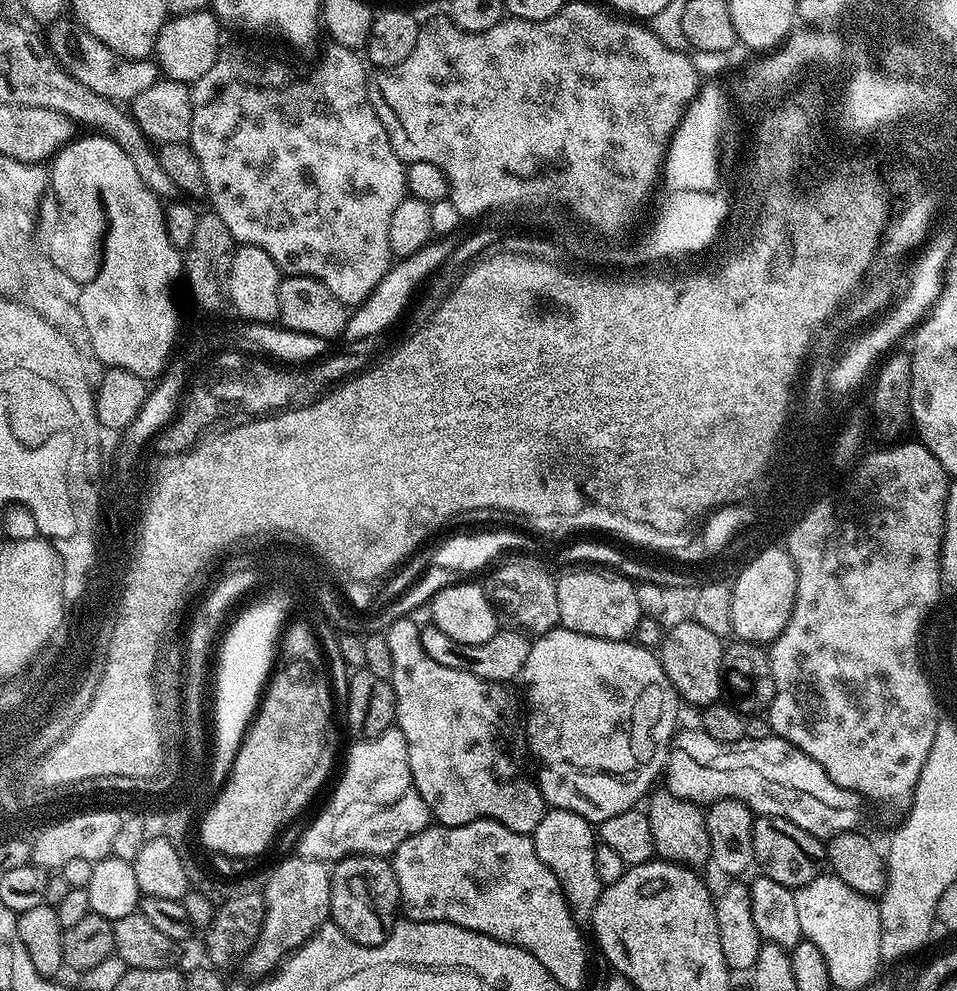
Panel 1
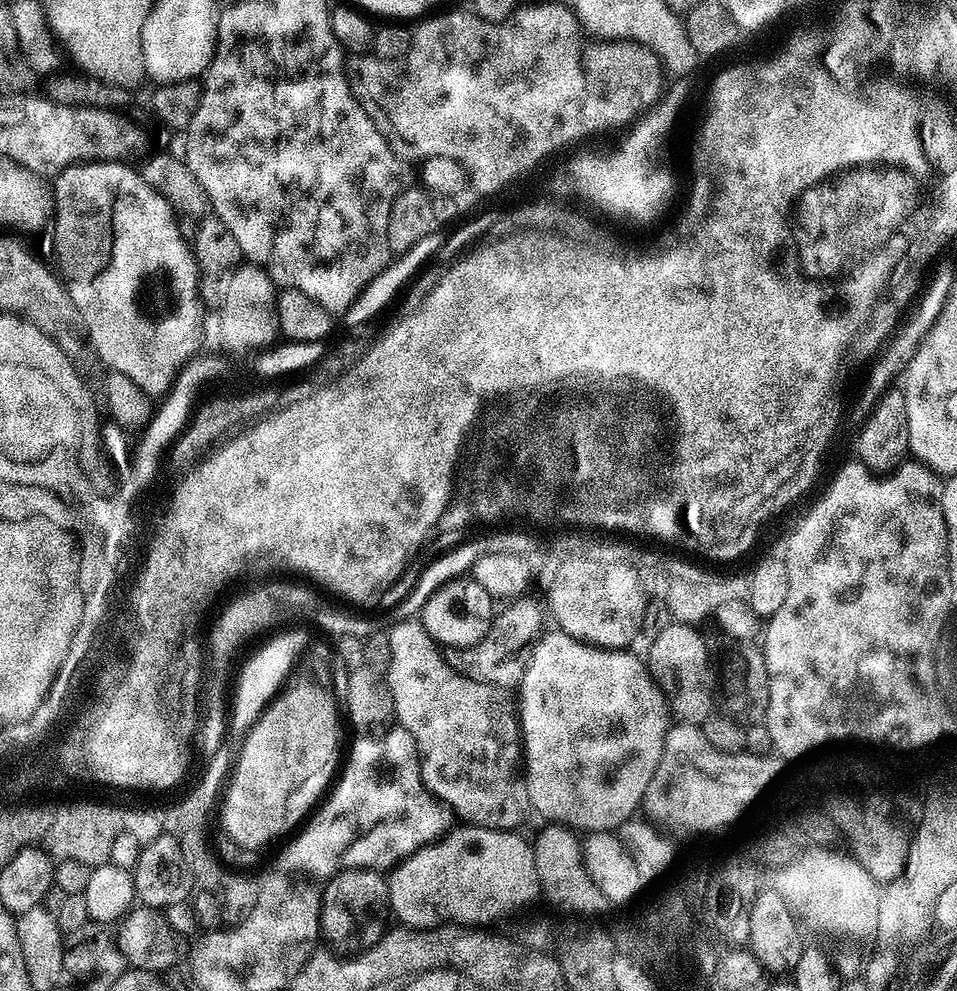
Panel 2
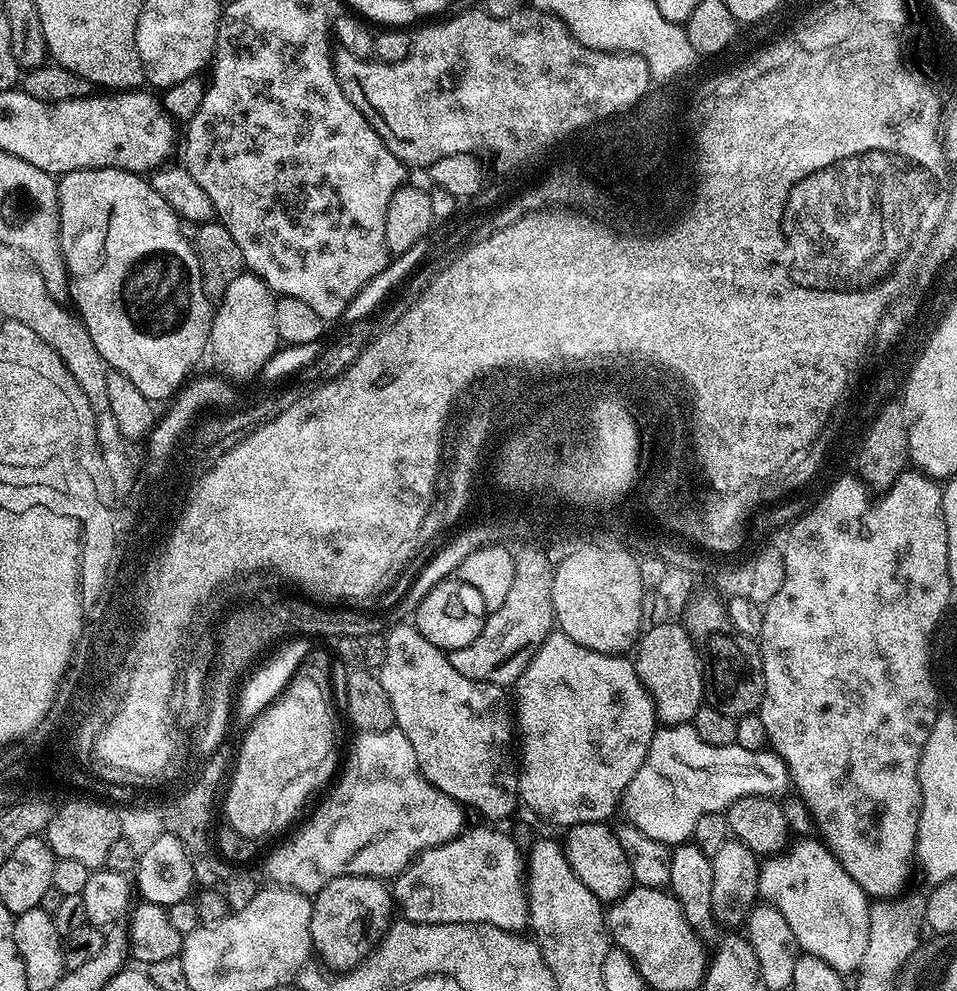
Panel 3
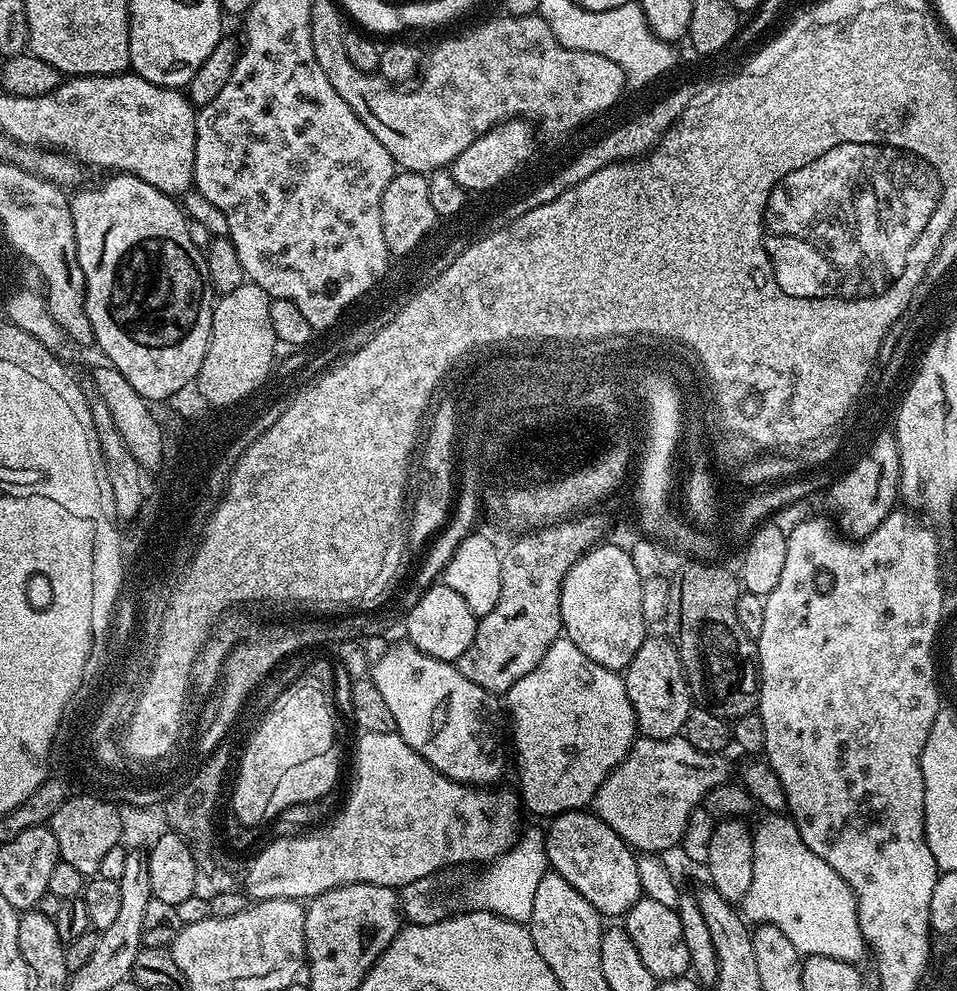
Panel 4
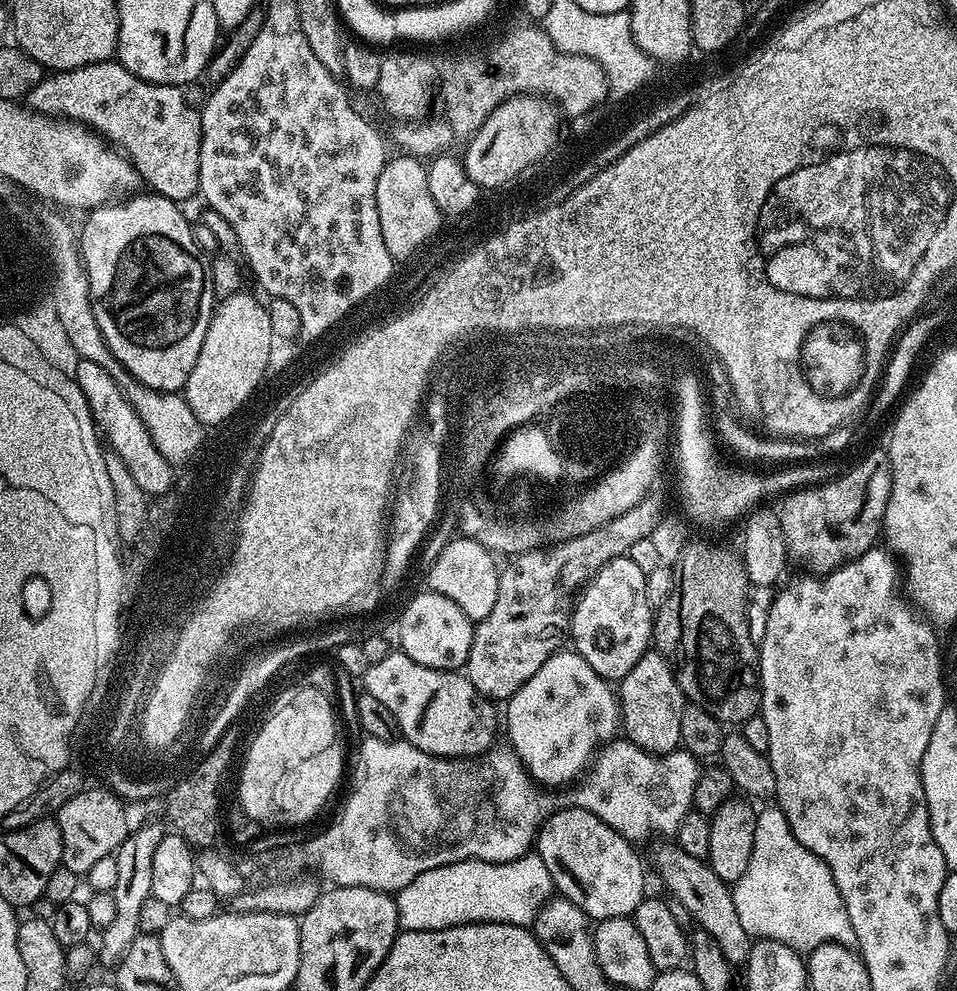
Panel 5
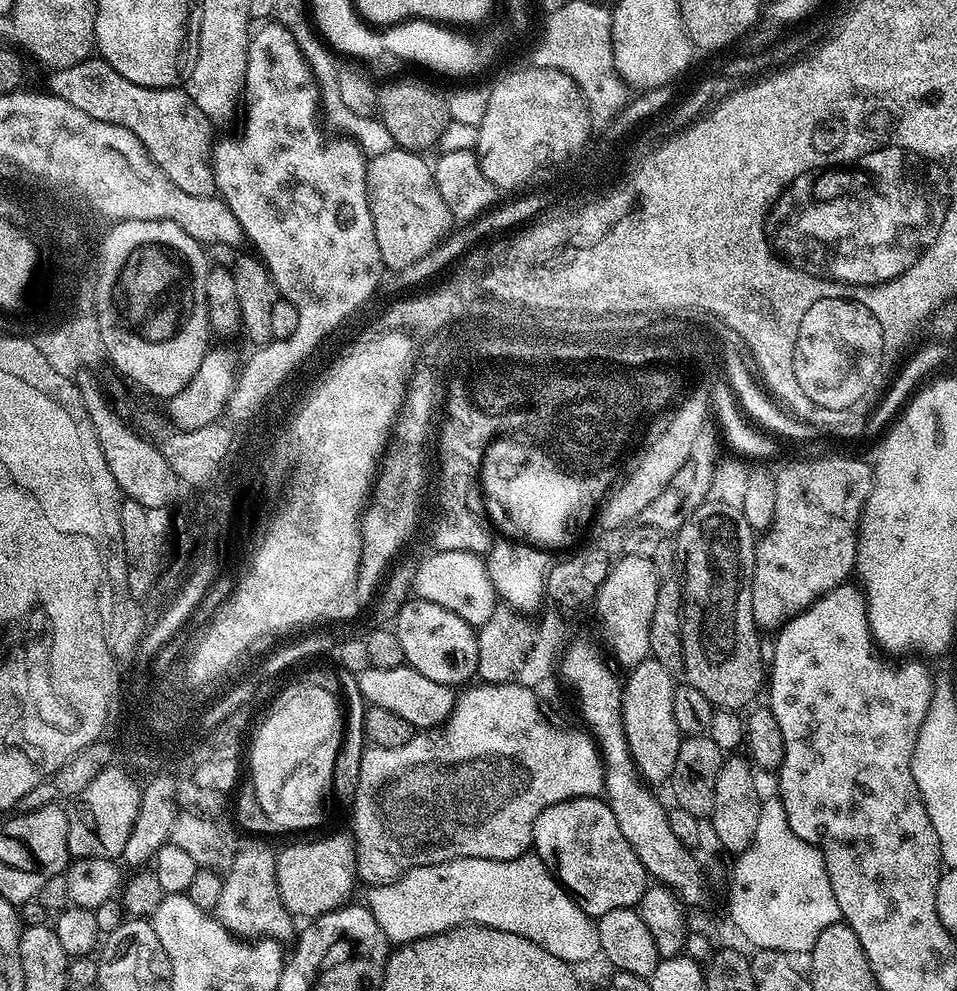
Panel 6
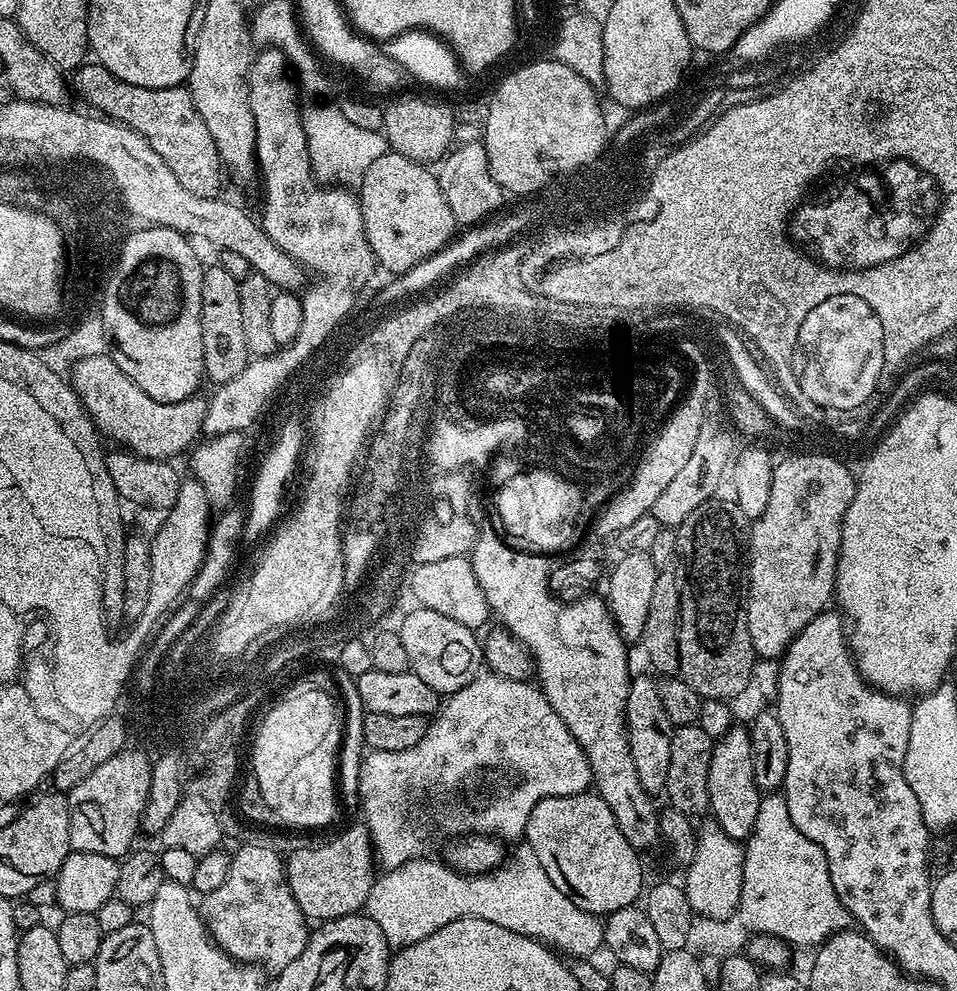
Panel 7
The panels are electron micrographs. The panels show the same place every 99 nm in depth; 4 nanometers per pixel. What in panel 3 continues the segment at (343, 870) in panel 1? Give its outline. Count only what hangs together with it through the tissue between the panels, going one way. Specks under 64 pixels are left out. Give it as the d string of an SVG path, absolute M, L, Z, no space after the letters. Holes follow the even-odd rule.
M339 876L327 880L320 892L311 897L310 938L312 951L325 969L347 974L371 954L389 924L393 923L394 897L389 885L374 876Z

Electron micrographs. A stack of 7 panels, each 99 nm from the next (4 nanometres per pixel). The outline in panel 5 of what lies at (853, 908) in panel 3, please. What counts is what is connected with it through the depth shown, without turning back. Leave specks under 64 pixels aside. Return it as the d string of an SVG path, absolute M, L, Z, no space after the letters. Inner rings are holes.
M771 807L757 811L754 850L746 874L731 885L734 910L738 910L742 930L753 938L782 942L801 954L831 942L855 945L850 914L846 914L842 894L838 894L826 862L794 838L794 830L790 830L790 822L786 822L786 814L782 814L780 807Z

